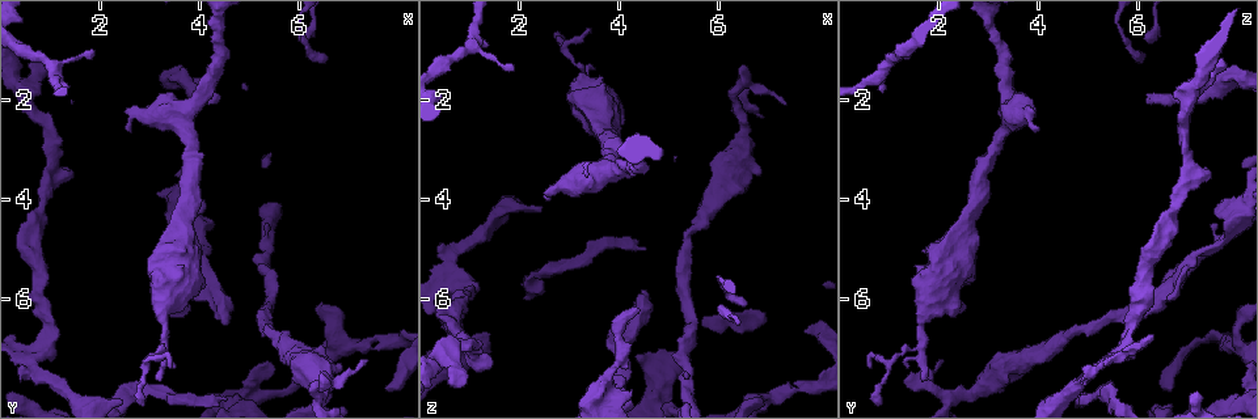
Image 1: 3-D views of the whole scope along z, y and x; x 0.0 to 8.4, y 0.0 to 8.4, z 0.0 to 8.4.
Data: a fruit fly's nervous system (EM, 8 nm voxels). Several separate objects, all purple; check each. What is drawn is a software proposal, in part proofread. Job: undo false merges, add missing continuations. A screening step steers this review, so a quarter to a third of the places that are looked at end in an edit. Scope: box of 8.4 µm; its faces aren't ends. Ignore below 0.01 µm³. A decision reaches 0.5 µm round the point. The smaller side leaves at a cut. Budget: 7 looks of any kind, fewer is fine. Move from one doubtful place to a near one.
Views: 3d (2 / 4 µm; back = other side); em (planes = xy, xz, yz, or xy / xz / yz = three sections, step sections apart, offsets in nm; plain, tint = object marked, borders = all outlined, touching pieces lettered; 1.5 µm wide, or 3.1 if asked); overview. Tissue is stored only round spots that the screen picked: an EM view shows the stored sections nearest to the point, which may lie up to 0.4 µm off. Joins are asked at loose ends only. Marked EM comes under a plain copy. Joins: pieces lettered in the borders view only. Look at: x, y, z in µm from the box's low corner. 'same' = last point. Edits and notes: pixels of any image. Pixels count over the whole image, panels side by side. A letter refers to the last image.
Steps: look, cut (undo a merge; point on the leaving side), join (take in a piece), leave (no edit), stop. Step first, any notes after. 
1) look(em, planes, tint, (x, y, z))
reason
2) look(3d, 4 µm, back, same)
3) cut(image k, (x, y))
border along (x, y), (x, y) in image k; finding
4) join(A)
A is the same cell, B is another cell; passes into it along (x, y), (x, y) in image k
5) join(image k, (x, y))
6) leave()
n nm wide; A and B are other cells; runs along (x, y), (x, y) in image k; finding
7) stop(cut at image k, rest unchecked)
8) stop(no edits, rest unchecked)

look(3d, 2 µm, back, (1.00, 7.05, 5.65))
three-way junction

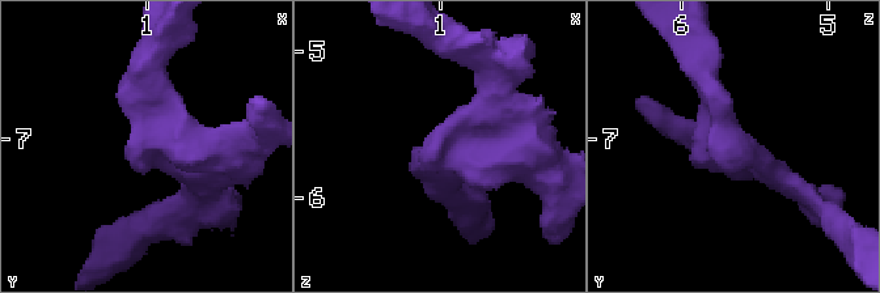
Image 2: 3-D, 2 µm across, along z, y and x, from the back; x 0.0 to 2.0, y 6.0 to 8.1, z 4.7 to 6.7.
look(em, planes, borders, (0.94, 7.04, 5.66))
3 arms; now the EM

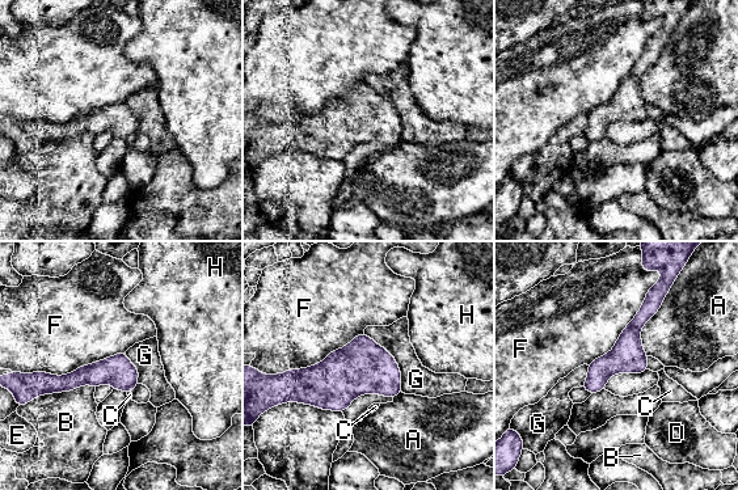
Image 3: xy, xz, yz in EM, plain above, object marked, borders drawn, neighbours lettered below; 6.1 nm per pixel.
leave()
190 nm wide; A, B, C, D, E, F, G and H are other cells; runs along (650, 295), (629, 345), (591, 389) in image 3; continuous, no second neuron

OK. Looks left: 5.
look(em, planes, borders, (3.75, 6.20, 2.50))
an open end

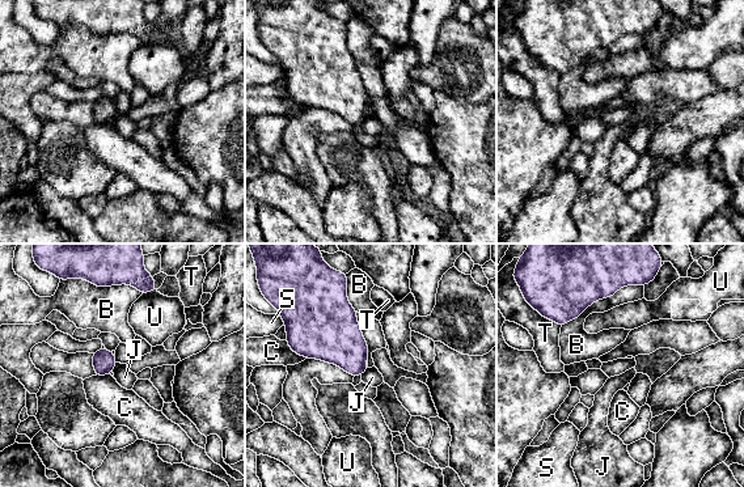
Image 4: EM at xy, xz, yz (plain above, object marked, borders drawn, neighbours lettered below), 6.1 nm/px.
leave()
B touches over 550 nm; B, C, J, S, T and U are other cells; no lettered piece goes on from it

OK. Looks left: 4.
look(3d, 2 µm, (6.50, 7.60, 1.35))
free end

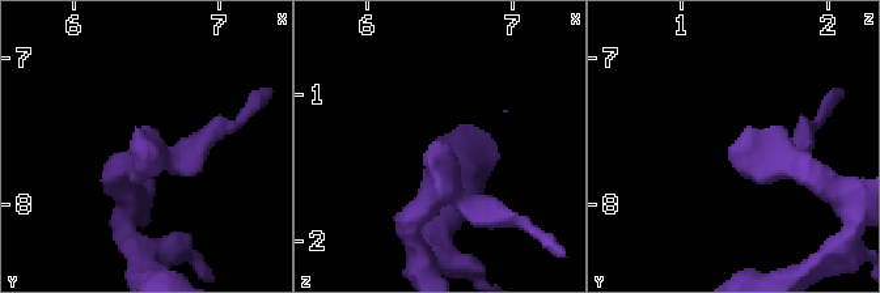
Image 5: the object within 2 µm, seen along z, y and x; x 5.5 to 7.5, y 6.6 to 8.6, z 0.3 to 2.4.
look(em, planes, borders, (6.46, 7.62, 1.32))

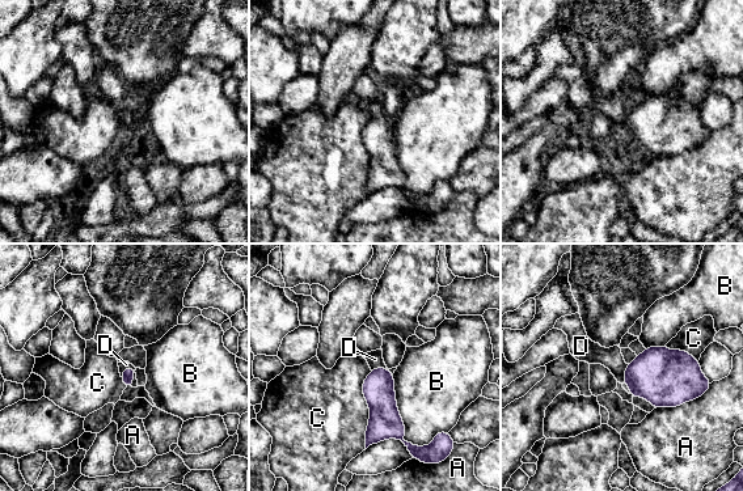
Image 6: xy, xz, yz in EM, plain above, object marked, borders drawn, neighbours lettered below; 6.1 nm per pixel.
join(D)
B touches over 500 nm; D is the same cell, A, B and C are other cells; the neuron continues

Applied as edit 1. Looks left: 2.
stop(join at image 6, rest unchecked)

